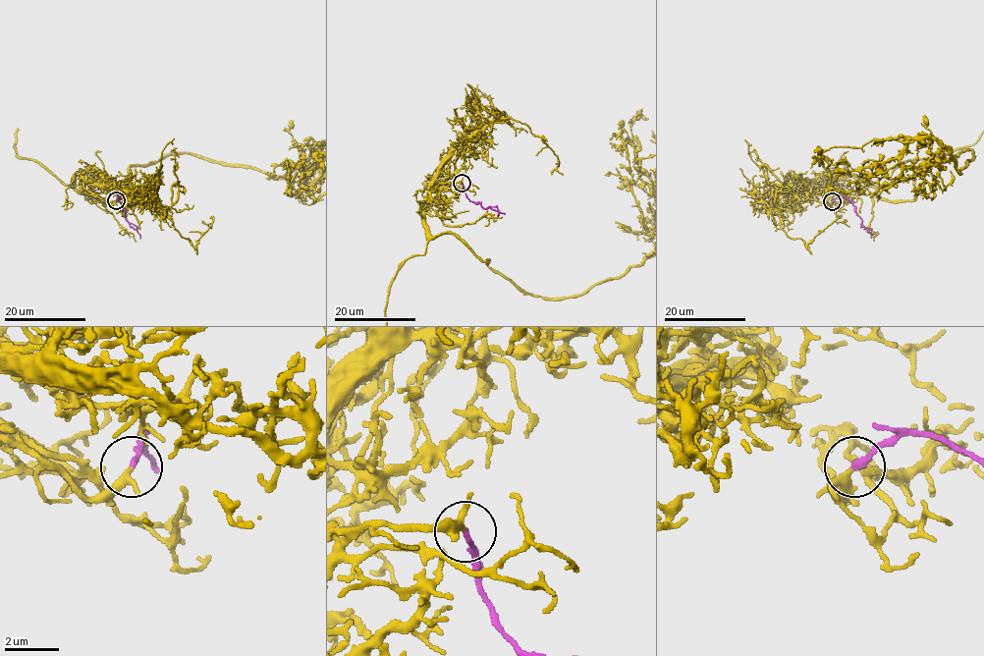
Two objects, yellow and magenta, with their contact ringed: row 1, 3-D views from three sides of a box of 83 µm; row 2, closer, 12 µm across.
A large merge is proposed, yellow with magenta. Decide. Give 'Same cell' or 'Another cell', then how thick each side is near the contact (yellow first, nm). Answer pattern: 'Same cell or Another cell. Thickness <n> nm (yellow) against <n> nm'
Same cell. Thickness 240 nm (yellow) against 200 nm

